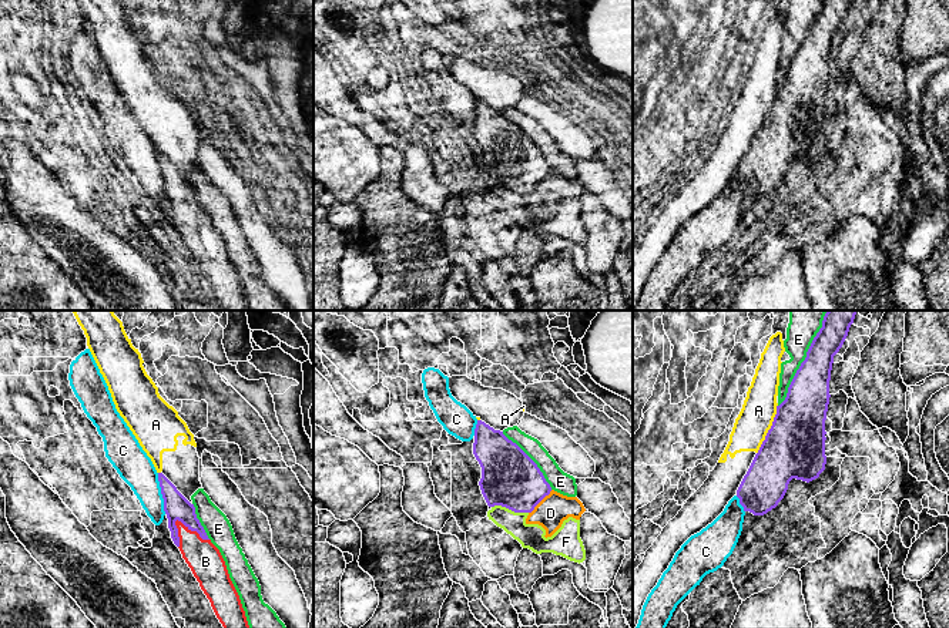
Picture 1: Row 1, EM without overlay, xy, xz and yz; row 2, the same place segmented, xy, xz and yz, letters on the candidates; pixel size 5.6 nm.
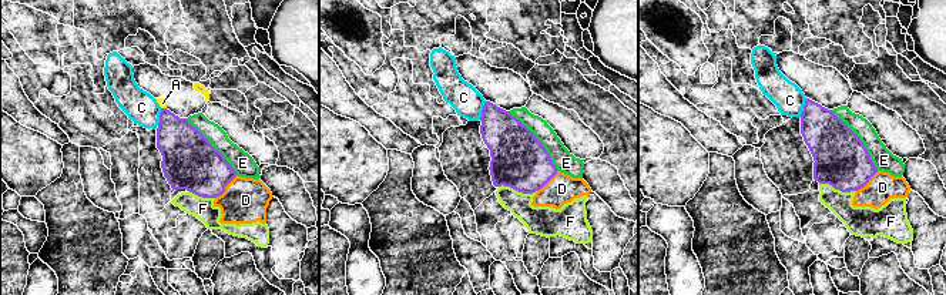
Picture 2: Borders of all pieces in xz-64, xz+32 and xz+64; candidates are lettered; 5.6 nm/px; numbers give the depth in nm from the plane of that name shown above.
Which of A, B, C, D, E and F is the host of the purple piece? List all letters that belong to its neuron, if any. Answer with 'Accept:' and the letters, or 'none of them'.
Accept: B

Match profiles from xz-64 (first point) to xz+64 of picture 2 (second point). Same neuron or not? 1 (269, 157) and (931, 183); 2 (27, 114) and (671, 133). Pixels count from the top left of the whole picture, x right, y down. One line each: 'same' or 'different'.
1: different
2: different

